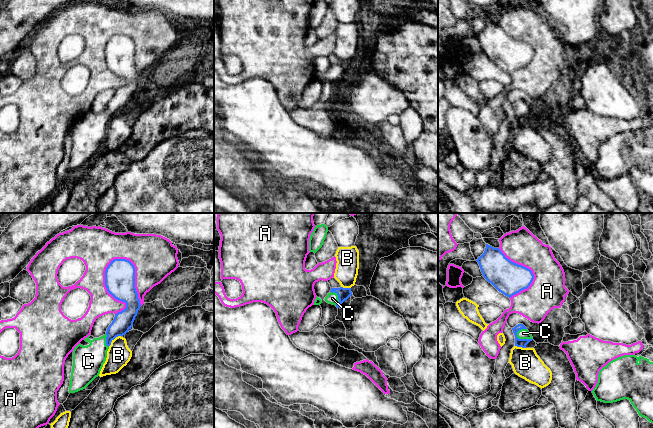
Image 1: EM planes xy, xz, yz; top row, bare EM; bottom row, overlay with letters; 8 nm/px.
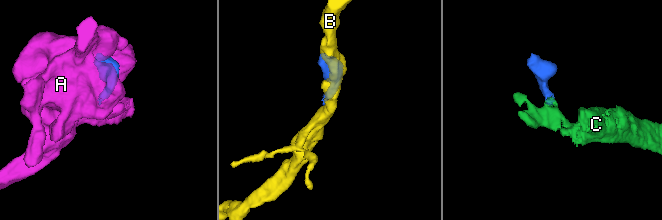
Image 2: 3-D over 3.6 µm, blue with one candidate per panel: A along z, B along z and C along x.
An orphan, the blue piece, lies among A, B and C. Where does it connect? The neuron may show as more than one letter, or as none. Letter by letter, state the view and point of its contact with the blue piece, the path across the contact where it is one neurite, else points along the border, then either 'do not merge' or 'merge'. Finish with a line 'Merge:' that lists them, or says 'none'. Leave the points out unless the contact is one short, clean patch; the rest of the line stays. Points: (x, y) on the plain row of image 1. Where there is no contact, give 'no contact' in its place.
A: meets blue in xy at (105, 61); do not merge
B: meets blue in xy at (113, 115); border along xy (120, 111), (108, 122); do not merge
C: meets blue in yz at (523, 115); runs through yz (522, 119), (523, 115), (523, 109); merge
Merge: C

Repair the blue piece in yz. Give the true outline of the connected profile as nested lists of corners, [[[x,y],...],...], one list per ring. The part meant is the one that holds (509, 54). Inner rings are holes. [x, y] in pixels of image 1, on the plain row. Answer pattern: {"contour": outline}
{"contour": [[[488,20],[476,37],[483,53],[509,74],[527,65],[534,55],[530,45],[510,37],[499,24]]]}

